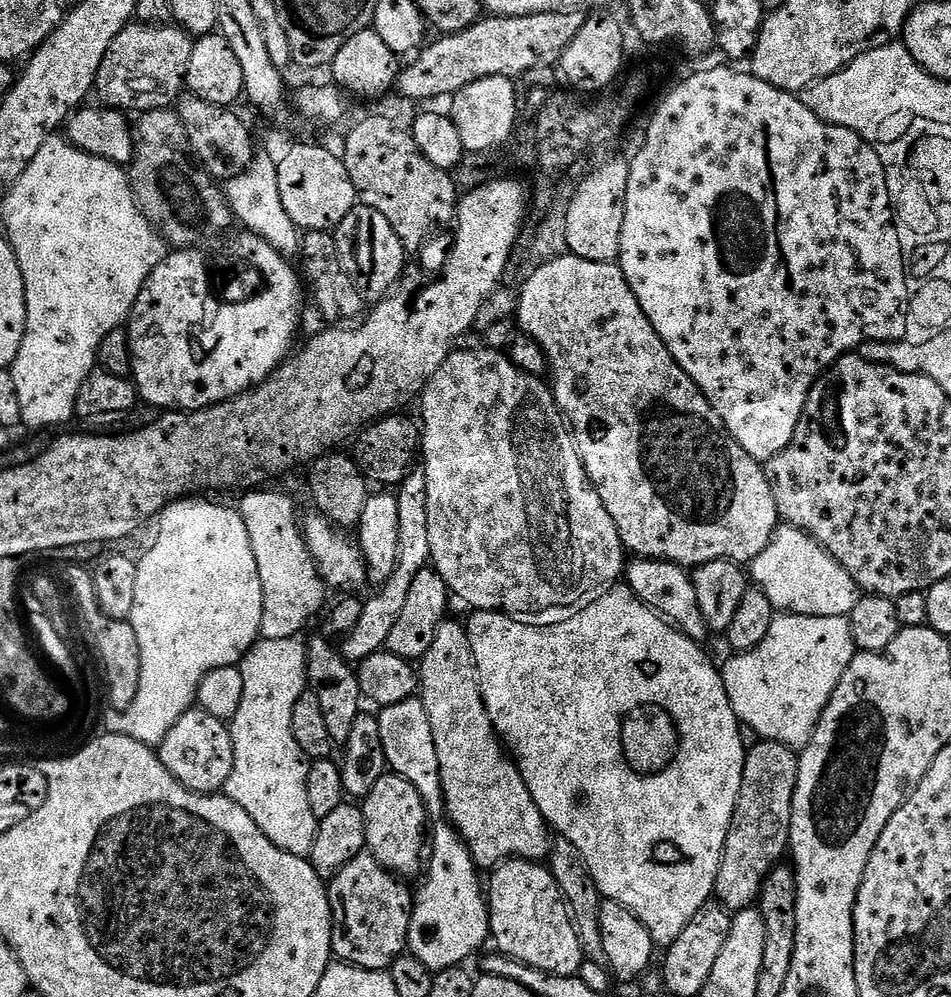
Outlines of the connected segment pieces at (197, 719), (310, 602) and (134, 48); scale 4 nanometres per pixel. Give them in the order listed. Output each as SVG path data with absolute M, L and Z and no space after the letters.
M203 710L183 712L158 746L159 758L172 777L185 788L201 794L219 793L227 785L234 770L235 753L231 727Z
M248 490L243 493L238 511L246 522L246 530L250 534L250 546L254 550L254 558L258 562L258 578L262 582L262 626L260 635L263 639L299 637L300 631L308 624L308 619L324 604L326 585L314 558L304 540L301 521L296 520L296 504L284 492L260 492L264 490Z
M129 23L110 42L110 50L106 50L96 75L94 92L107 107L143 114L154 108L168 108L171 100L173 103L181 95L188 79L194 40L179 26L159 28L156 24L136 23Z

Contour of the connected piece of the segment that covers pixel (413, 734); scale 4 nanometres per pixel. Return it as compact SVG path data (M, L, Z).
M405 698L381 707L378 712L382 746L387 767L397 776L404 776L421 794L429 813L443 813L444 788L440 785L440 763L436 753L436 739L430 730L430 718L419 698Z

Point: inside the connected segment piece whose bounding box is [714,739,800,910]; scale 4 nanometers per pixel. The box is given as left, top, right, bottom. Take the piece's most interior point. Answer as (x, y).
(758, 834)

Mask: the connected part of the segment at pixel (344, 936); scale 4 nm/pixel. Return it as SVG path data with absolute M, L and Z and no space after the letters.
M371 854L356 856L346 866L342 866L327 885L328 901L332 911L332 942L344 958L355 958L364 966L388 966L405 951L408 943L408 927L412 917L413 893L408 892L403 879L389 872Z

